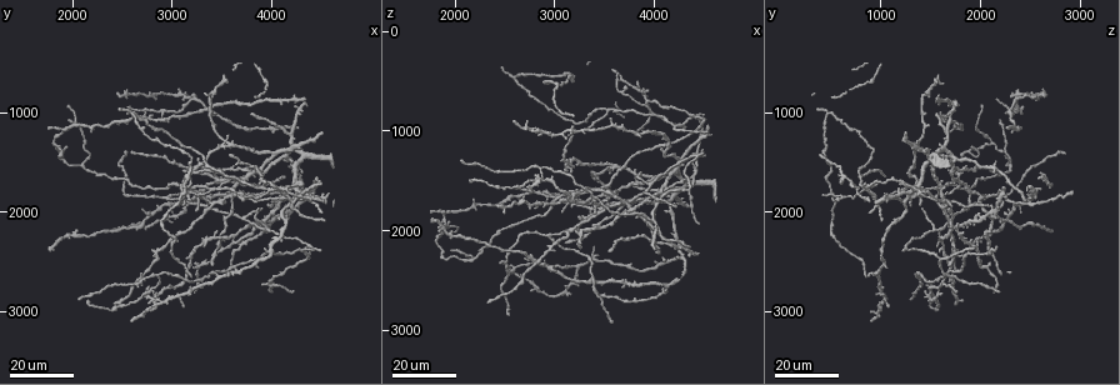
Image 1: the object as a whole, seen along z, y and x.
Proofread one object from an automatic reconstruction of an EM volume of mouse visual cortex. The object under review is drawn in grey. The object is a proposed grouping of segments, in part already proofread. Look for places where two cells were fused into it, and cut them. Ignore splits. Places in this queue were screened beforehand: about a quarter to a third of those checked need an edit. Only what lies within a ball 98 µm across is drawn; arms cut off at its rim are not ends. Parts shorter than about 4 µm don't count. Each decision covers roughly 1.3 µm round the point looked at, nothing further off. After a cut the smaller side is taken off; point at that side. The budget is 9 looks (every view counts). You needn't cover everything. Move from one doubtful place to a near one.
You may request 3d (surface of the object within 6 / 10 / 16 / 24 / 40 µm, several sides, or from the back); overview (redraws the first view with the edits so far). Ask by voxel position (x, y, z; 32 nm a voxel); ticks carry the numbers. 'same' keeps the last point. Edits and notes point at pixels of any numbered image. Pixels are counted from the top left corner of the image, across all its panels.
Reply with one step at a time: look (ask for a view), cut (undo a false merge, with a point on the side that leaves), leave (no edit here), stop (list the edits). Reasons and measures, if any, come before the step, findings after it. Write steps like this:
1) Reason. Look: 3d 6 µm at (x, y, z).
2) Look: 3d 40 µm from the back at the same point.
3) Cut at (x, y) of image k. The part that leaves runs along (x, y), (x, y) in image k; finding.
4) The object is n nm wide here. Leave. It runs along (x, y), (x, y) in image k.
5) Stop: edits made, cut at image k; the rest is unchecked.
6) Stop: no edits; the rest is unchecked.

A fork. Look: 3d 24 µm at (3940, 2180, 1520).

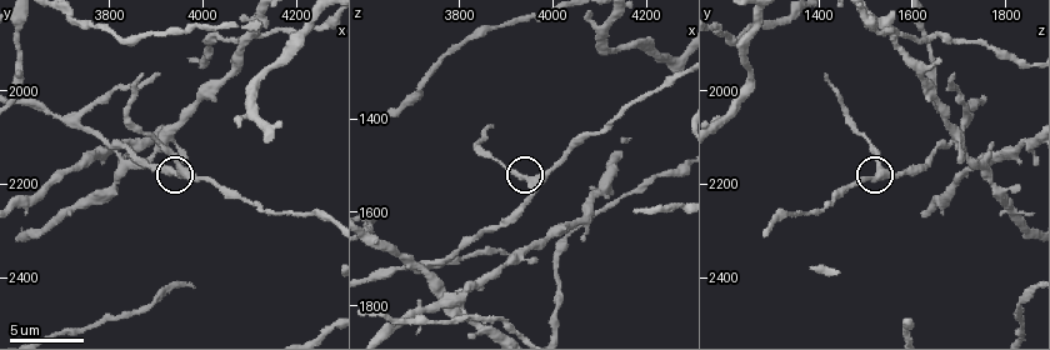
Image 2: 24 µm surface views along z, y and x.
Look: 3d 6 µm at (3960, 2170, 1535).

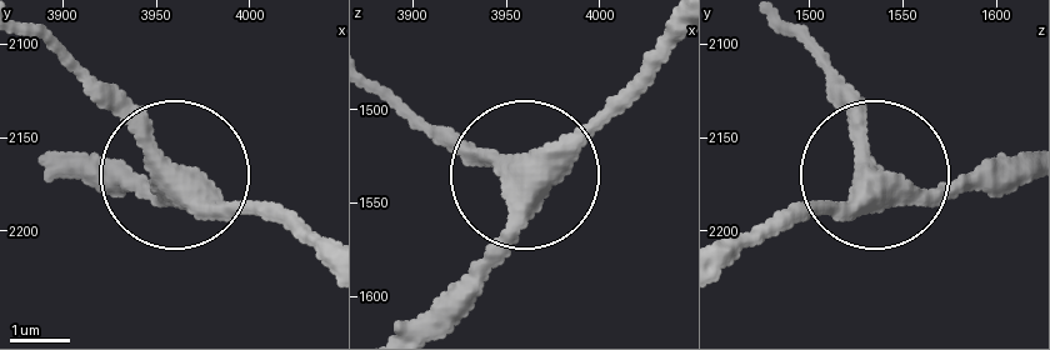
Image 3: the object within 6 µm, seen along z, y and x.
Look: 3d 6 µm from the back at (3958, 2168, 1532).

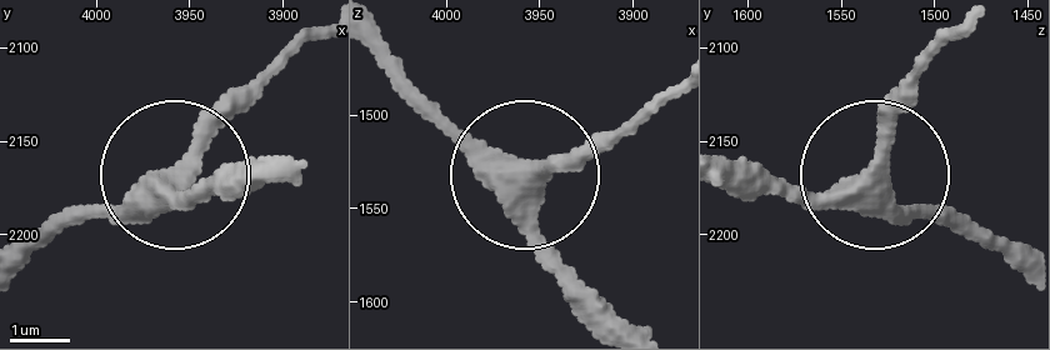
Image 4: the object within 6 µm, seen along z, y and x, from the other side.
The side arm is 9 µm long. Leave. Continuous, no second cell.

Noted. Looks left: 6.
Looks like a crossing. Look: 3d 24 µm at (4400, 1840, 1380).

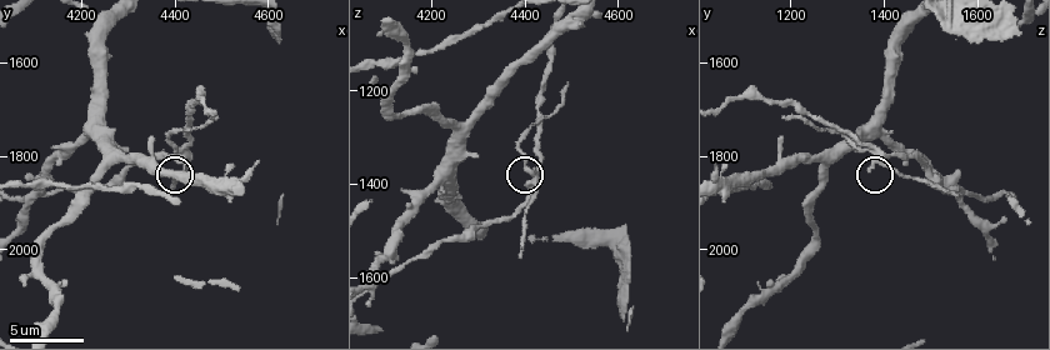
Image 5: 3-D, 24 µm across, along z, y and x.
Zoom in. Look: 3d 10 µm at (4420, 1820, 1395).

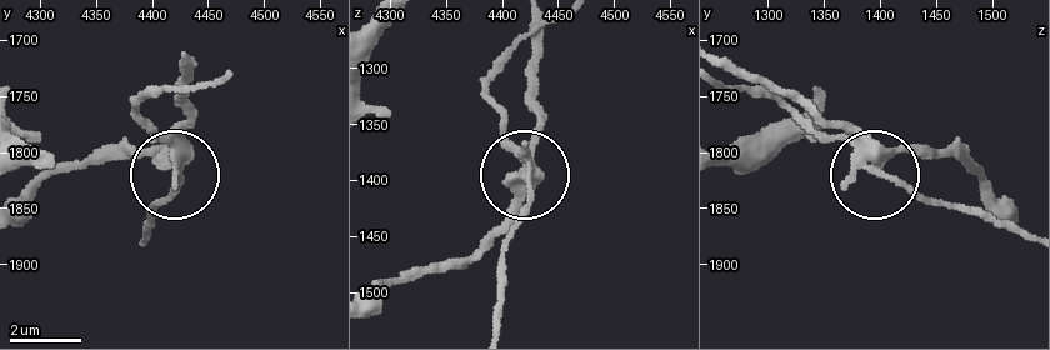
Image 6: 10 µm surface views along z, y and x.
4 arms meet here. Leave. It runs along (1005, 210), (951, 150), (906, 148), (880, 165), (949, 208) in image 6; one cell here.

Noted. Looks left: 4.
Look: 3d 16 µm at (4135, 1885, 1580).

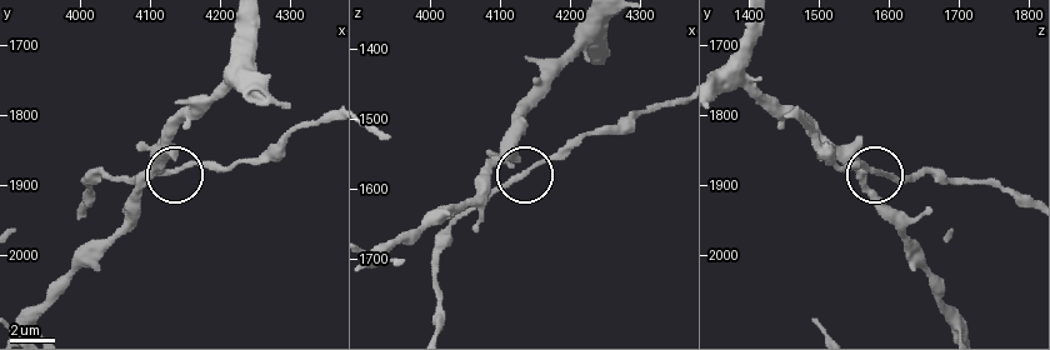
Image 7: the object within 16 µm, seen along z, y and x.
The object is 180 nm wide here. Leave. Continuous, no second cell.

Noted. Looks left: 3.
A fork. Look: 3d 24 µm at (3400, 1920, 2500).

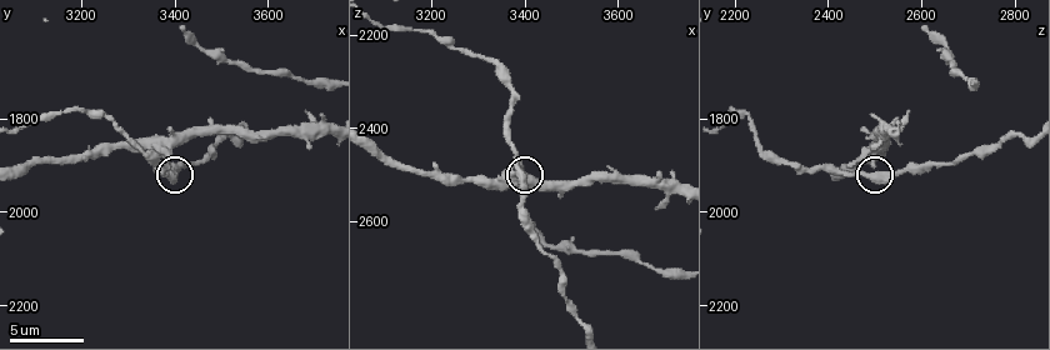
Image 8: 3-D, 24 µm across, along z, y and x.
Look: 3d 10 µm at the same point.

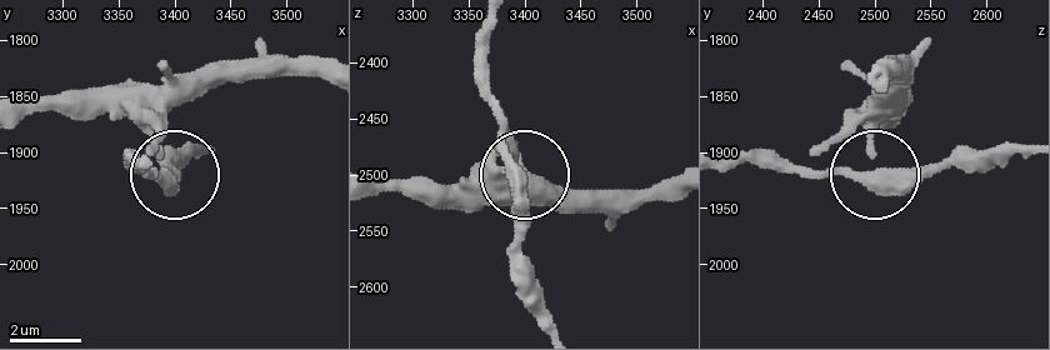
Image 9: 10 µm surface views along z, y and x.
3 arms meet here. Leave. It runs along (726, 161), (933, 170), (1001, 161) in image 9; continuous, no second cell.

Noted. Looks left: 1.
Stop: no edits; the rest is unchecked.

